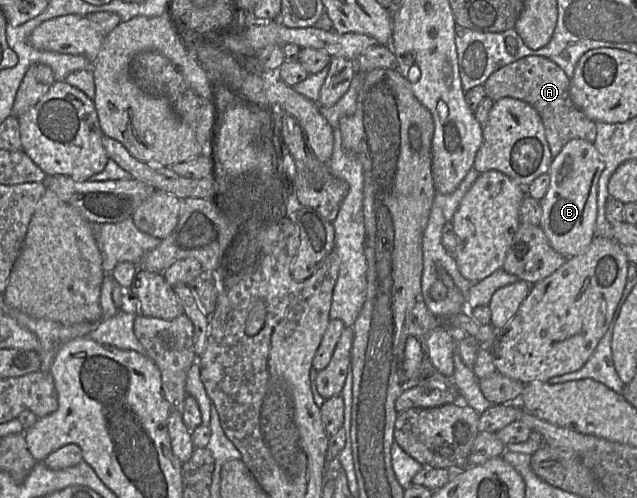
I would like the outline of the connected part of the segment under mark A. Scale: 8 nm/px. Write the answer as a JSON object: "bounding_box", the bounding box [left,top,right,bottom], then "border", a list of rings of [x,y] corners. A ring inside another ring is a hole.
{"bounding_box":[484,55,596,158],"border":[[[540,55],[520,58],[493,72],[484,83],[486,96],[494,102],[513,97],[532,105],[542,118],[545,136],[553,158],[572,139],[582,139],[594,143],[596,123],[589,119],[570,97],[570,78],[553,61]]]}

